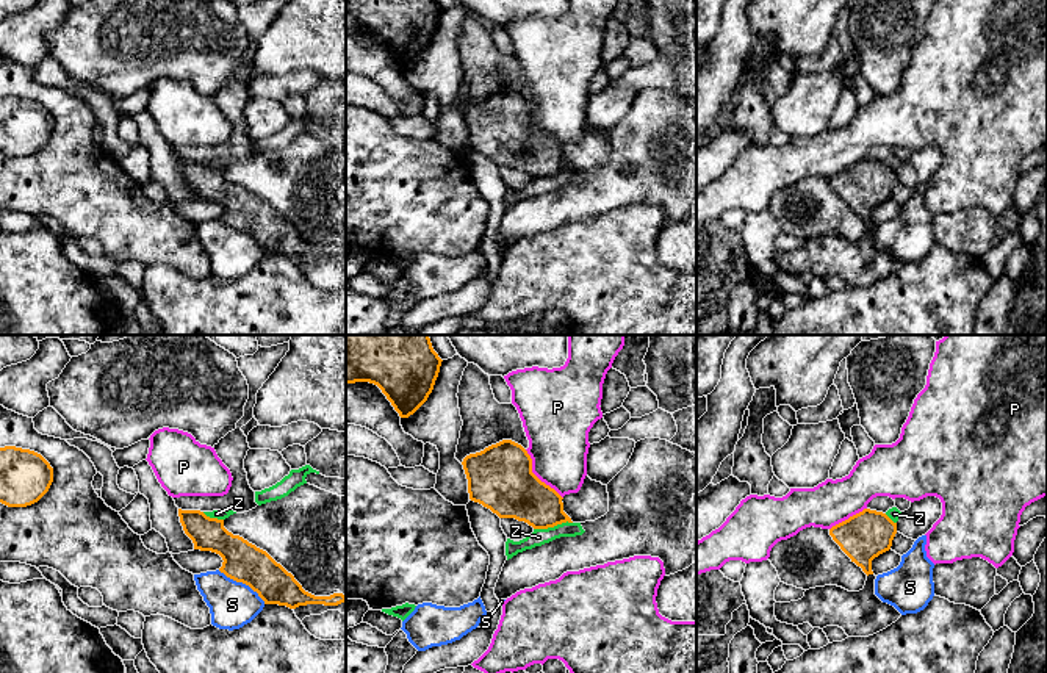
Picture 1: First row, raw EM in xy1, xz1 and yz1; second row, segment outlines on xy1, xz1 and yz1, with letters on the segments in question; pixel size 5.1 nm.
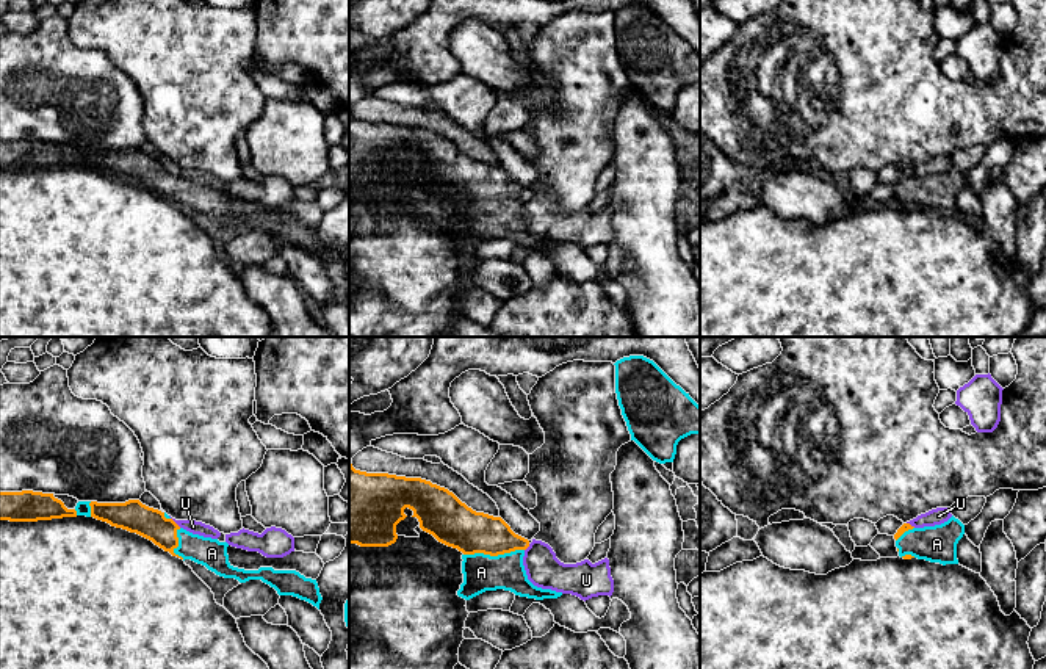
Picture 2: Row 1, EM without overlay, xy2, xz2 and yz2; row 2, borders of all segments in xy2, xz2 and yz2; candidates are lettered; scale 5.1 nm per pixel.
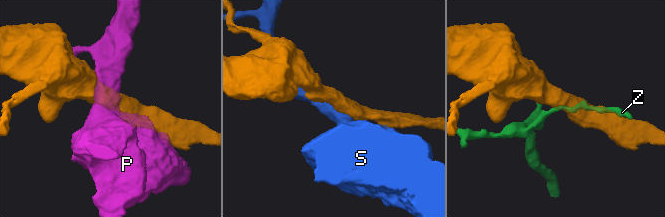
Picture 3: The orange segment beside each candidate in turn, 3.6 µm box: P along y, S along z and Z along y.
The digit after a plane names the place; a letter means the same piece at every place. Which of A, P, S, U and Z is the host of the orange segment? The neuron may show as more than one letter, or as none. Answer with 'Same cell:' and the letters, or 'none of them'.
Same cell: A

